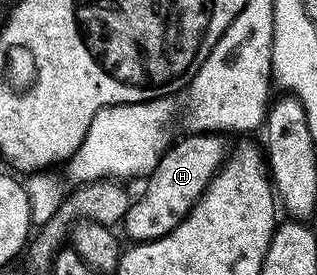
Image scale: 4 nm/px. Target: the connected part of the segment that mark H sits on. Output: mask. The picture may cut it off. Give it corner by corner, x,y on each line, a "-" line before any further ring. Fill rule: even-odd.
191,132
188,138
163,151
163,159
146,179
147,187
132,201
127,215
123,217
122,229
127,229
132,243
152,242
177,228
181,220
195,207
213,176
223,165
229,146
215,132

